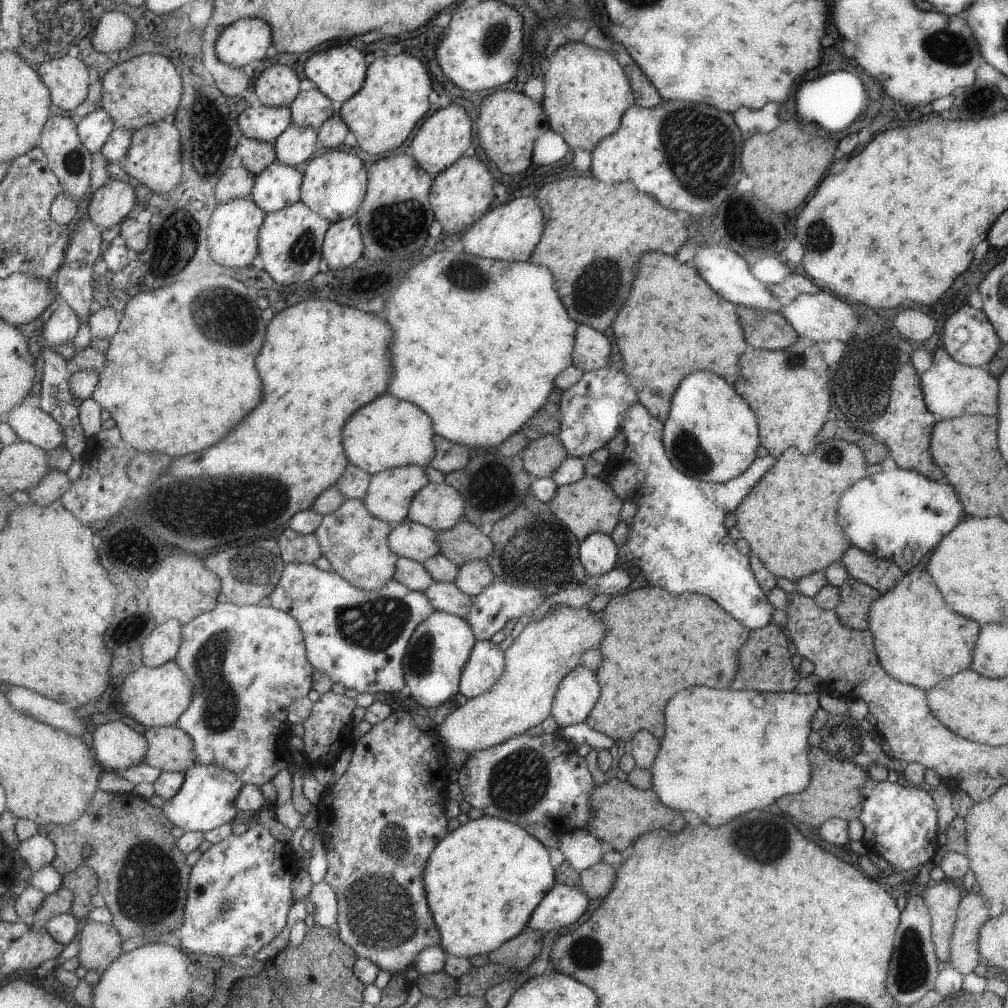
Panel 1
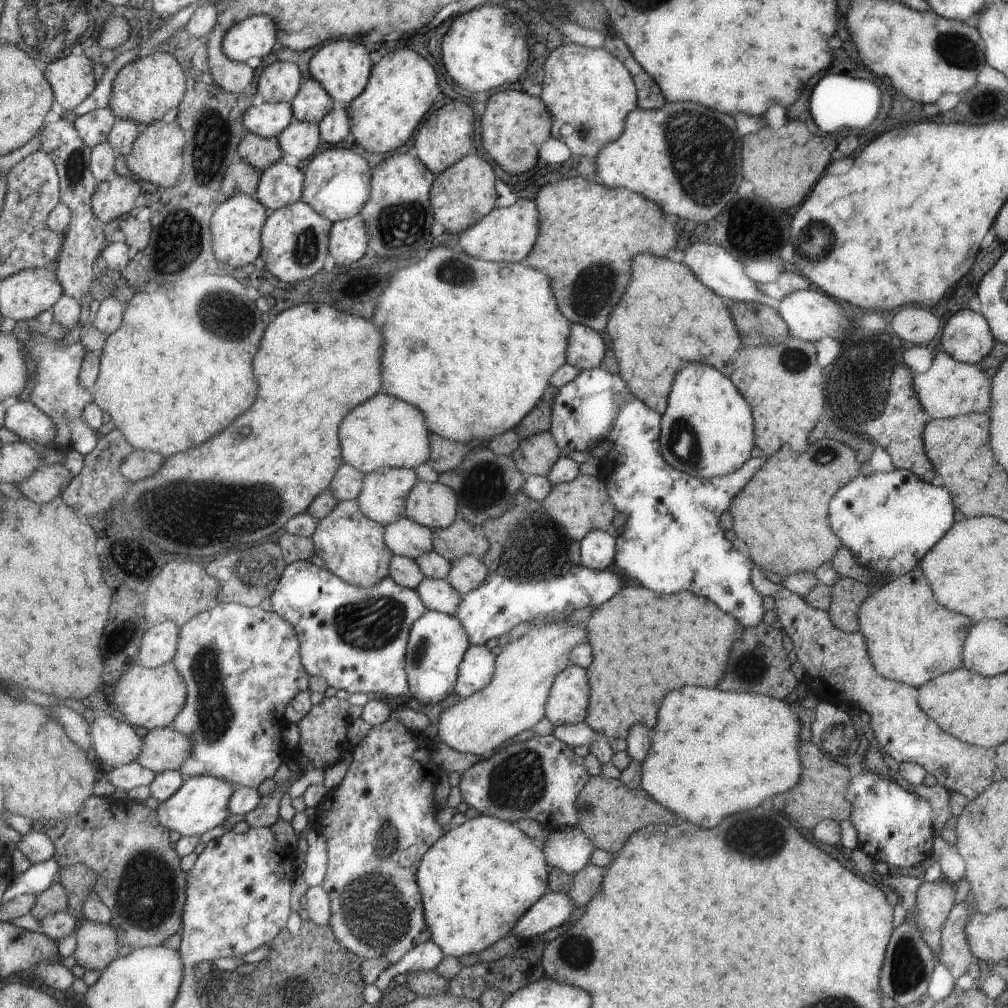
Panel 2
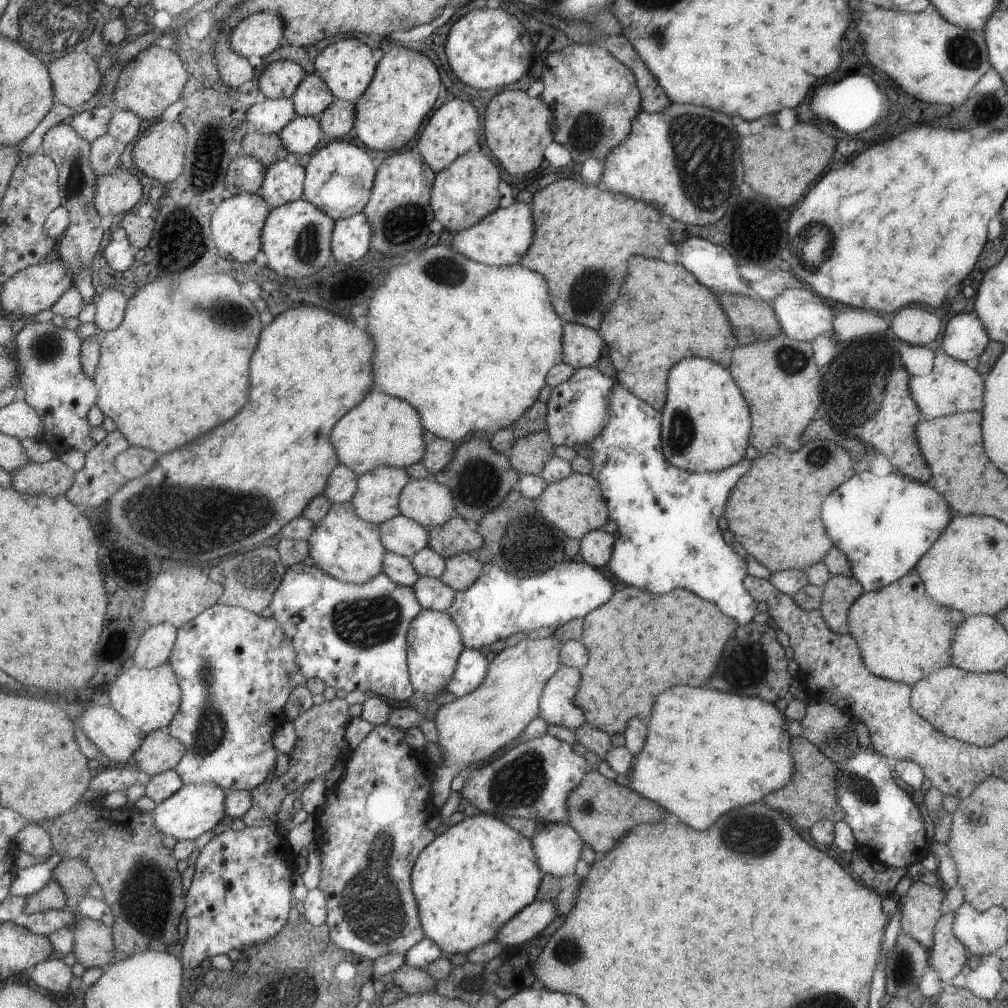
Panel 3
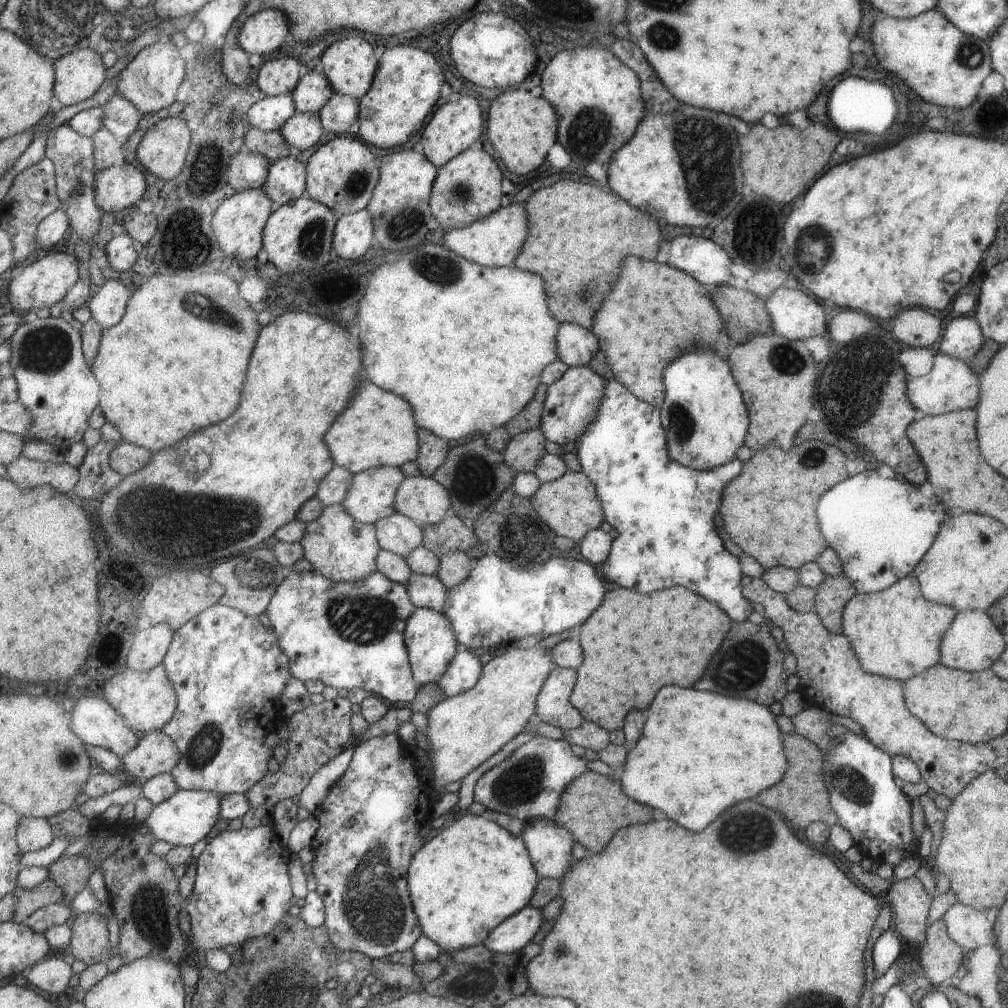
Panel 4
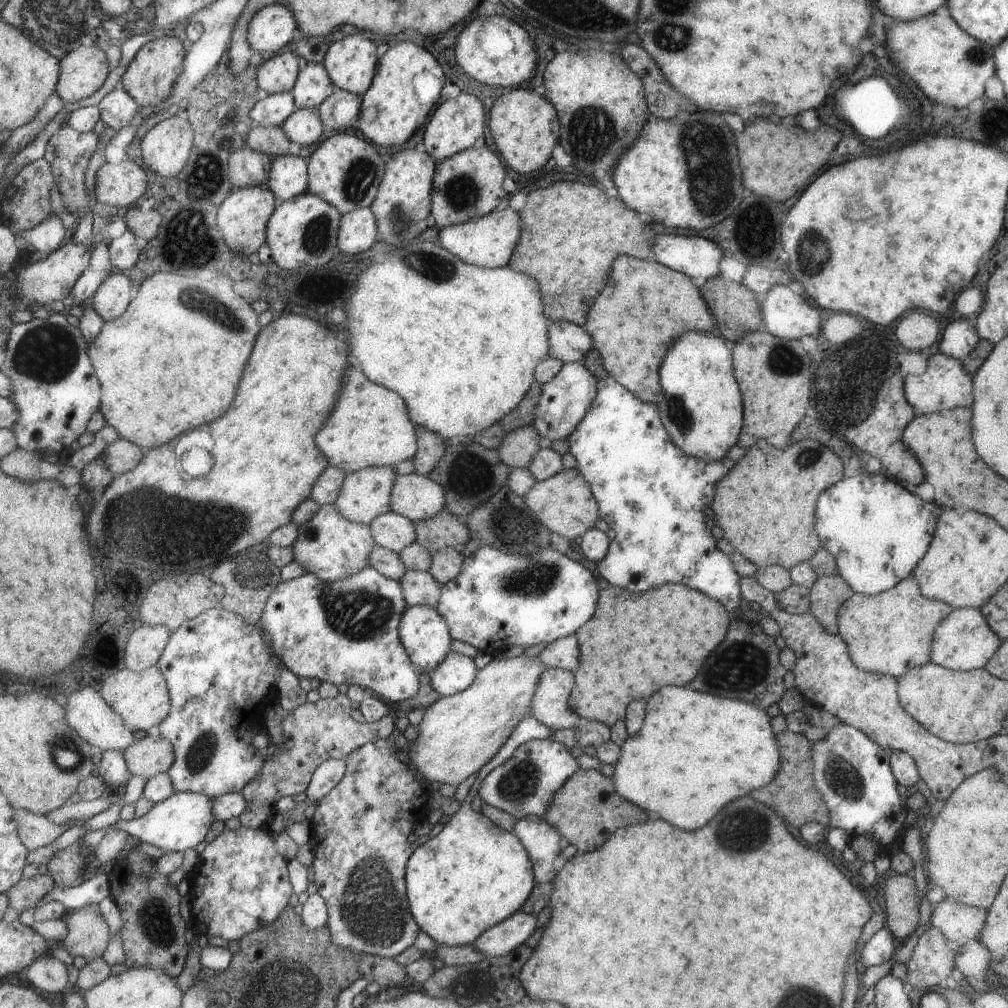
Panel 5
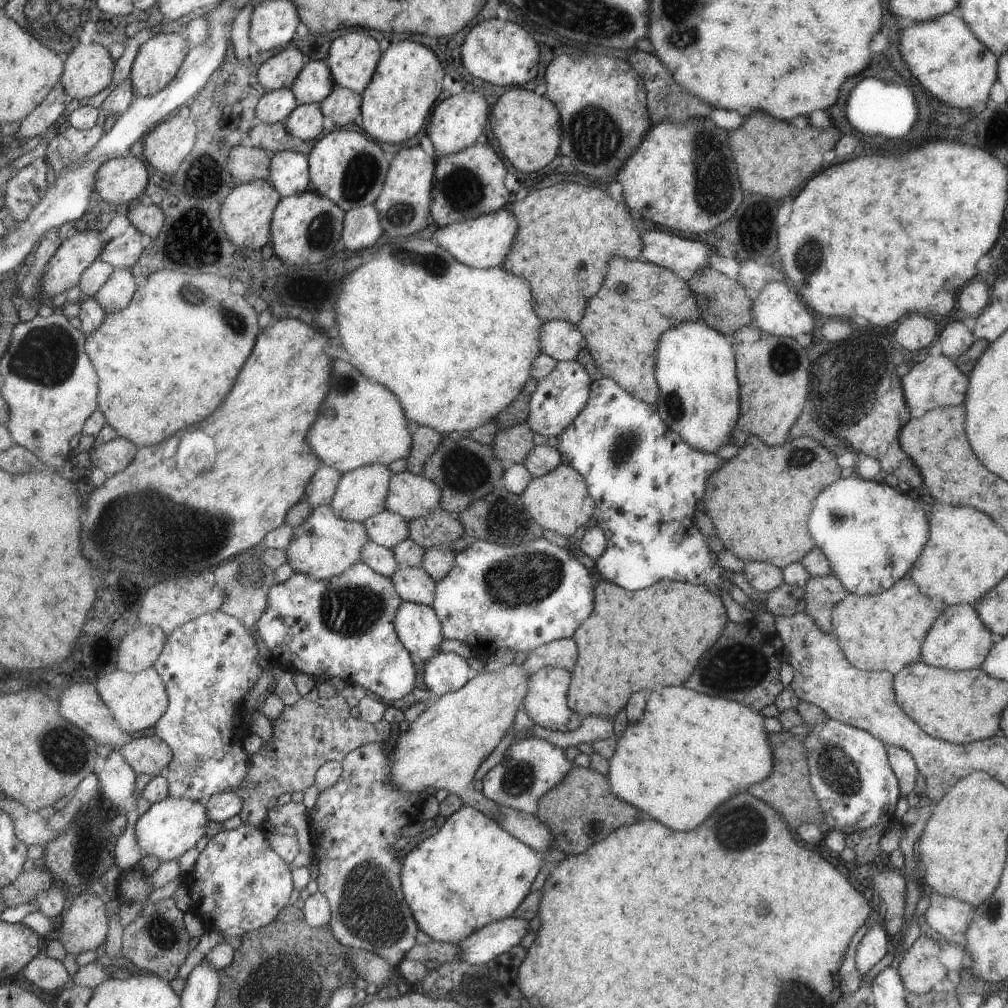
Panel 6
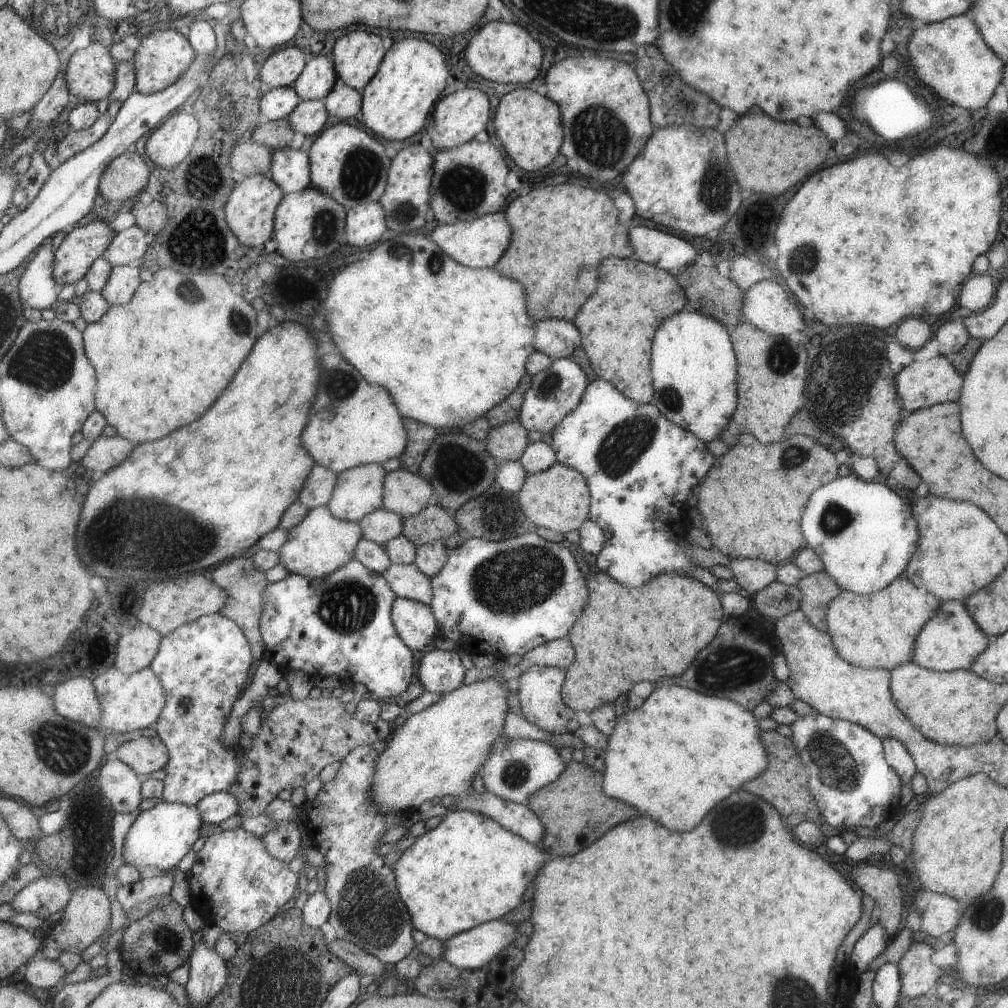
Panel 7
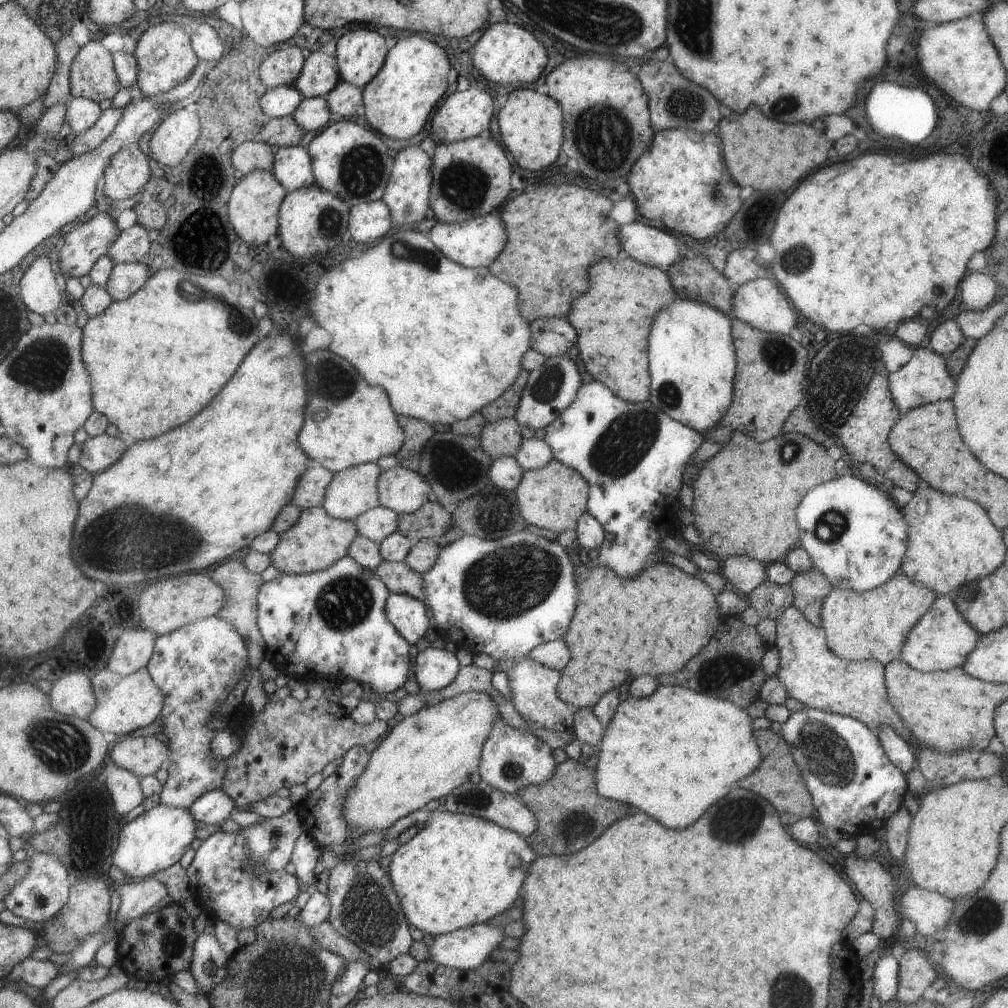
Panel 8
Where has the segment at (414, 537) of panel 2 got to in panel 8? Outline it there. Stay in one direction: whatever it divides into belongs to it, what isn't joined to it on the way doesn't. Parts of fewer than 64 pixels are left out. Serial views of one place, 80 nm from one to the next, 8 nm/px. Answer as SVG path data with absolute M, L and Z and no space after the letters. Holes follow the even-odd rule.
M381 504L363 513L355 522L361 535L381 544L398 528L398 514Z

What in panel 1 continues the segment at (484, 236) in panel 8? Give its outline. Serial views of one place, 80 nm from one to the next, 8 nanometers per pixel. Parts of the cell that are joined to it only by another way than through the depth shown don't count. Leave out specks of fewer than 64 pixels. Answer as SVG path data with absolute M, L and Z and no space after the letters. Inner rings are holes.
M521 196L487 210L487 213L483 214L470 229L463 232L459 239L463 251L469 255L507 262L527 261L534 253L544 229L545 220L537 200Z

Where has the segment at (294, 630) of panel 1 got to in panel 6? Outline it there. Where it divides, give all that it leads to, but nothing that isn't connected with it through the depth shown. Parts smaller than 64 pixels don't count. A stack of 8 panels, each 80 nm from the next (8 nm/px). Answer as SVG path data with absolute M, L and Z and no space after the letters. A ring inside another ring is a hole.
M222 609L209 611L186 622L169 635L166 648L154 667L166 682L170 696L169 708L154 726L155 734L174 750L174 760L165 770L170 782L170 796L207 803L216 794L235 792L250 772L252 757L243 746L243 738L251 733L251 724L249 721L238 722L237 718L244 706L243 701L266 669L261 666L259 646L251 631L235 615L223 612Z

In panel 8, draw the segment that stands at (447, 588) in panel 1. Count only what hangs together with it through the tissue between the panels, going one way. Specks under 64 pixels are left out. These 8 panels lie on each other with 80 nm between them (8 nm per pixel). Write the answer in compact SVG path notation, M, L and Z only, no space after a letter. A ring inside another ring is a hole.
M384 560L376 568L376 573L382 576L383 582L386 582L392 593L406 594L424 603L422 576L403 561Z

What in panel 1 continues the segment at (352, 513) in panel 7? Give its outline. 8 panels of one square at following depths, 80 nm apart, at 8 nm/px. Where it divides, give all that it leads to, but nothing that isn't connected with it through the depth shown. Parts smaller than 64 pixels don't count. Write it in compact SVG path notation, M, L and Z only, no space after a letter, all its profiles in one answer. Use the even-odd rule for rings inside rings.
M401 466L374 473L367 497L363 498L367 512L392 526L406 519L414 495L429 483L423 469Z

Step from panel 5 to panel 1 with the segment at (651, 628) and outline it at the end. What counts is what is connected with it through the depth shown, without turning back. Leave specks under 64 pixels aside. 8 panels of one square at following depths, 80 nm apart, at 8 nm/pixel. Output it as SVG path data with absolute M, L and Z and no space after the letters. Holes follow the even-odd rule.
M663 588L621 591L611 596L601 618L609 626L599 646L605 658L595 672L603 682L603 694L585 722L592 730L626 745L639 730L661 739L665 700L681 688L695 684L727 688L737 668L737 650L748 636L748 629L735 622L713 599L697 594L671 596ZM667 654L669 658L665 658ZM619 658L623 658L623 672L619 672ZM607 688L609 694L613 692L609 698L613 702L605 698Z

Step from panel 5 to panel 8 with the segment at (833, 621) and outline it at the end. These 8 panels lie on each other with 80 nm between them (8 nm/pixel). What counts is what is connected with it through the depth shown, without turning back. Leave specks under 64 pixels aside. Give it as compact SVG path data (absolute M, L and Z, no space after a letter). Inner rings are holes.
M815 567L805 572L796 573L788 582L792 590L792 605L800 610L806 619L813 625L821 627L820 610L824 596L833 588L827 577Z

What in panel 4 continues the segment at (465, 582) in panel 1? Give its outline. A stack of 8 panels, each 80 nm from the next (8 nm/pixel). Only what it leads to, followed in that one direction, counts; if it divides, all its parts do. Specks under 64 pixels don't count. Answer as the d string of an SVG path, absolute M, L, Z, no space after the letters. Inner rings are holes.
M450 551L438 557L438 567L435 576L446 589L461 584L473 568L474 560L463 551Z

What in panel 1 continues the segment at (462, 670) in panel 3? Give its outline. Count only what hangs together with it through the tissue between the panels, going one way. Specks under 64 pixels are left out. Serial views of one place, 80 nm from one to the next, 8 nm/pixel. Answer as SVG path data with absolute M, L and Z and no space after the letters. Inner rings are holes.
M476 641L470 661L462 671L458 685L458 694L465 698L476 698L486 693L498 682L505 669L505 653L497 645L485 641Z

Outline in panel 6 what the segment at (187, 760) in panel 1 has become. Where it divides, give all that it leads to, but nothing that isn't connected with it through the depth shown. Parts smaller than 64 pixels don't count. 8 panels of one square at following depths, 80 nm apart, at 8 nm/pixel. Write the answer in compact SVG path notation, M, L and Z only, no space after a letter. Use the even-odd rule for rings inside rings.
M156 734L133 739L121 750L137 774L164 774L174 760L174 750Z

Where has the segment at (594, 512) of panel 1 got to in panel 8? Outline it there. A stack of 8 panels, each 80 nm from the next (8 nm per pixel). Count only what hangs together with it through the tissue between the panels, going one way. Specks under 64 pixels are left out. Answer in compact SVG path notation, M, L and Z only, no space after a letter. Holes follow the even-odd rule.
M551 459L545 466L532 471L522 471L521 481L513 490L515 504L521 510L526 524L553 532L575 530L579 518L586 513L587 481L571 467Z

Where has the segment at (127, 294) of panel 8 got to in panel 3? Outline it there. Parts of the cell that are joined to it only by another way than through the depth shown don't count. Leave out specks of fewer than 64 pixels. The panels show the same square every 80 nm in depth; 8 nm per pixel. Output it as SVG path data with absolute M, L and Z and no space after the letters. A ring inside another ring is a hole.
M116 288L107 289L101 296L96 296L96 317L94 323L106 334L121 326L125 318L129 299Z

